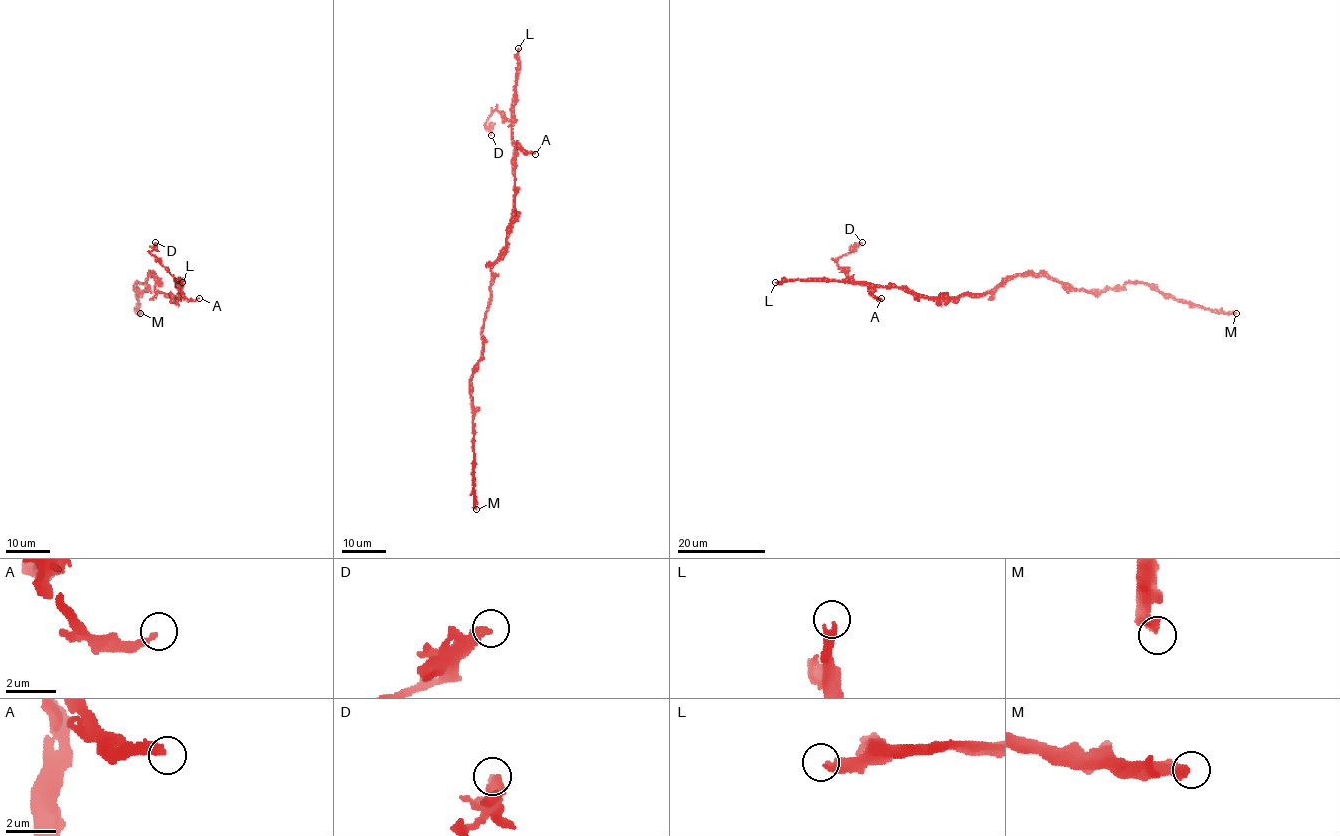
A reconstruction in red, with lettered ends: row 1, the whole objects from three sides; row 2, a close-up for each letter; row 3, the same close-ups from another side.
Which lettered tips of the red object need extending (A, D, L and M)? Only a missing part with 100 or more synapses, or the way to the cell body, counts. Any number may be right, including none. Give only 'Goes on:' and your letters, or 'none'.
Goes on: L

